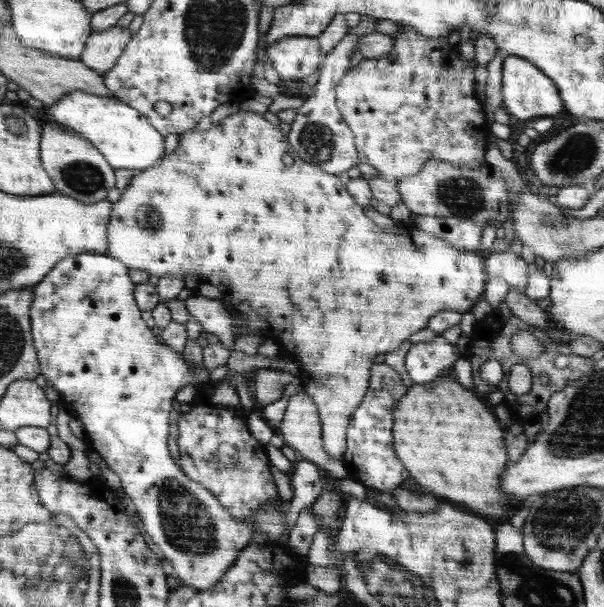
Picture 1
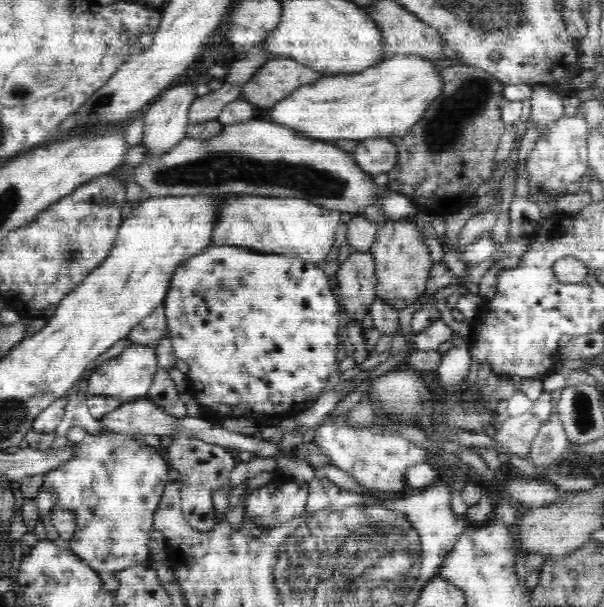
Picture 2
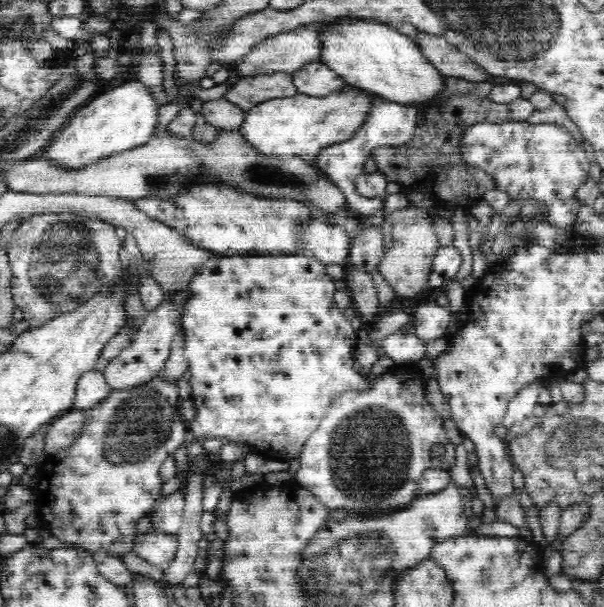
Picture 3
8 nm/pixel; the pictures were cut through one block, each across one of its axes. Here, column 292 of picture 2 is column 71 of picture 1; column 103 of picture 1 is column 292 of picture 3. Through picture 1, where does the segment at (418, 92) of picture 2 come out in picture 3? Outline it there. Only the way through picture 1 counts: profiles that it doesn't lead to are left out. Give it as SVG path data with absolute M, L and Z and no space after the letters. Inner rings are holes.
M350 86L323 96L298 93L288 98L273 98L246 111L244 122L240 124L238 130L242 131L248 141L265 155L276 155L281 159L288 159L291 155L301 155L303 159L311 159L327 146L352 138L368 118L374 98L376 95L373 91Z

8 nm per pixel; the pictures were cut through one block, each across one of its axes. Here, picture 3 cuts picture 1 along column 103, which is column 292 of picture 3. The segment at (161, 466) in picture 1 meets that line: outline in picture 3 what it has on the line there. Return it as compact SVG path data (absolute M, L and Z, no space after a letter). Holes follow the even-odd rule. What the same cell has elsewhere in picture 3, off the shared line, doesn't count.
M299 252L296 253L282 253L282 254L270 254L270 255L244 255L236 254L234 256L224 256L224 258L210 258L207 262L203 263L203 266L199 268L199 271L192 276L189 283L187 283L187 288L184 290L184 296L187 297L187 301L183 304L183 315L180 318L182 324L181 333L183 334L183 353L187 358L190 370L189 383L192 387L192 394L190 396L191 400L194 401L194 406L197 410L197 415L195 419L187 424L187 437L186 440L194 440L202 444L204 440L208 439L222 439L228 438L234 443L245 443L250 446L251 452L262 453L262 454L276 454L280 459L286 461L291 461L292 459L299 456L301 453L304 443L311 437L311 434L318 428L322 417L325 415L327 408L336 400L336 397L340 396L348 390L366 390L373 386L373 380L367 380L364 374L354 371L354 357L352 357L355 346L358 344L359 334L351 327L351 322L344 315L343 310L338 308L336 302L334 301L334 293L336 288L334 287L334 280L330 276L326 276L327 272L324 270L324 265L322 265L317 259L307 258L305 255L301 255Z

